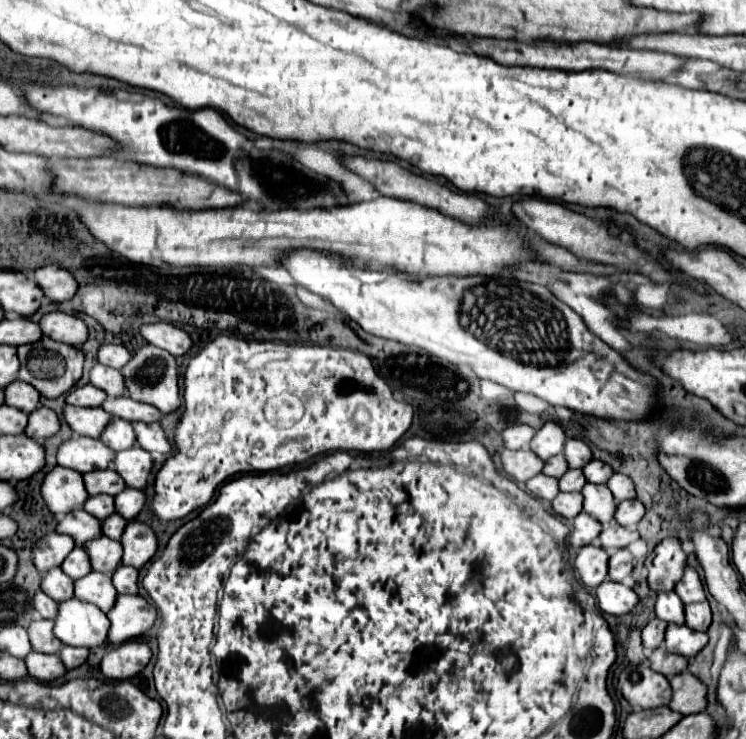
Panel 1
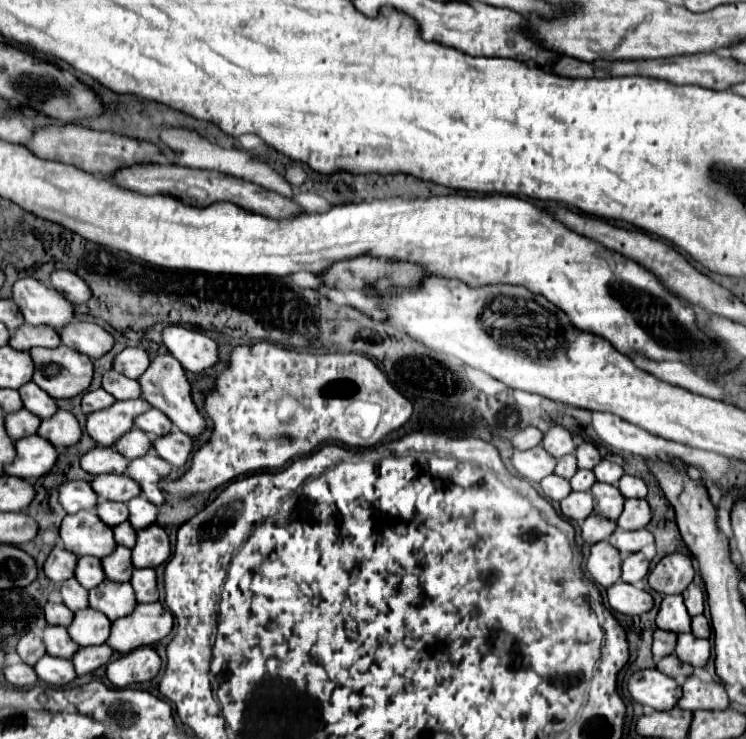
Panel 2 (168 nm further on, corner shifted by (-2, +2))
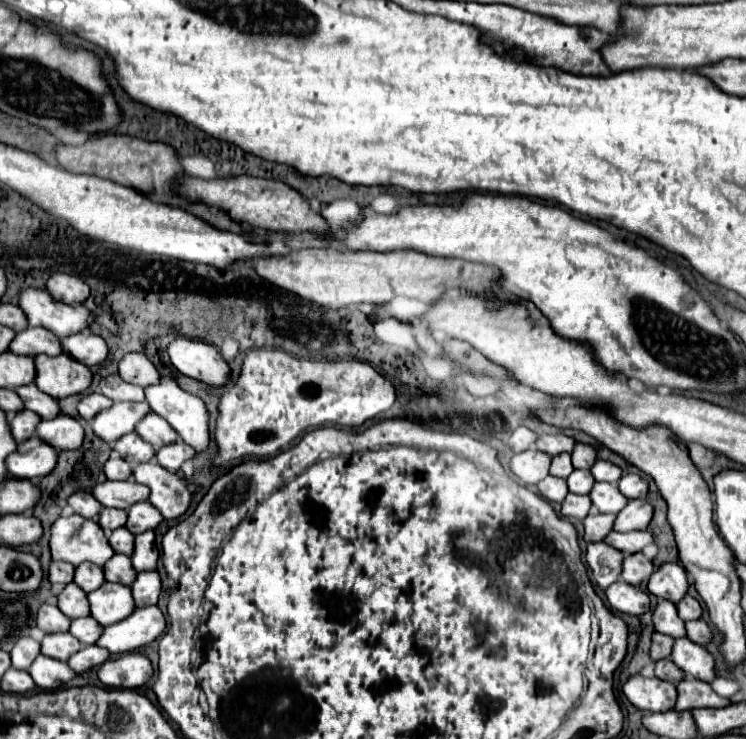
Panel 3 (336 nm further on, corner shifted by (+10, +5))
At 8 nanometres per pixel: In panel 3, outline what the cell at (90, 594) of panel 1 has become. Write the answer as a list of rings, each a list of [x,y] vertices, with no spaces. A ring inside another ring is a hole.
[[[104,582],[102,588],[88,594],[92,618],[98,620],[102,626],[110,626],[118,620],[128,618],[136,604],[132,602],[132,590],[124,584]]]

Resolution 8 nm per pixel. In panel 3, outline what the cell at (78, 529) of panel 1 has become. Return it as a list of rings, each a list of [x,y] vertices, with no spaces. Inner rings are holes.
[[[78,514],[60,516],[52,524],[50,550],[52,560],[70,562],[74,566],[82,562],[104,566],[104,562],[114,556],[114,550],[102,528]]]

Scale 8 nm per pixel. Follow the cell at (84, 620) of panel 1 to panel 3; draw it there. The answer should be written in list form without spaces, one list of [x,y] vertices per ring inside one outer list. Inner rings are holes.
[[[86,616],[86,618],[74,618],[72,624],[70,624],[70,632],[72,636],[76,636],[82,644],[96,644],[100,634],[102,634],[102,626],[92,618],[92,616]]]

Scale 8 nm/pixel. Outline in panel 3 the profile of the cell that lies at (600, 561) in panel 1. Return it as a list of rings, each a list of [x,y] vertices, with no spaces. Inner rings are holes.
[[[606,542],[588,544],[586,560],[602,590],[606,590],[610,584],[614,584],[620,578],[624,554],[612,546],[608,546]]]

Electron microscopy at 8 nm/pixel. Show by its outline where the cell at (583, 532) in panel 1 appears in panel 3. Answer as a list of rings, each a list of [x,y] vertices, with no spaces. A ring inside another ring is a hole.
[[[588,514],[584,518],[584,540],[586,542],[604,540],[612,530],[614,520],[616,520],[614,514]]]

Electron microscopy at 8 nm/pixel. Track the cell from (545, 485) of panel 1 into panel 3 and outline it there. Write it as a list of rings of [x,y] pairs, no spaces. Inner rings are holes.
[[[546,476],[542,482],[538,482],[538,492],[550,500],[550,502],[562,502],[568,494],[568,486],[564,478],[556,478],[556,476]]]

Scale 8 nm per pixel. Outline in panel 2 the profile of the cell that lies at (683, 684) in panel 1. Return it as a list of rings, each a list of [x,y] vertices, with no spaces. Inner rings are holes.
[[[690,675],[682,685],[682,697],[678,701],[680,709],[726,709],[730,699],[722,683],[704,683],[698,675]]]

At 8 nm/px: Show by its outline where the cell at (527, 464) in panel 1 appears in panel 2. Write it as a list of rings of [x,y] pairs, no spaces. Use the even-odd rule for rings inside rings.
[[[540,445],[528,449],[528,451],[514,451],[512,455],[512,465],[528,481],[540,483],[546,475],[550,475],[556,467],[556,459],[548,455]]]

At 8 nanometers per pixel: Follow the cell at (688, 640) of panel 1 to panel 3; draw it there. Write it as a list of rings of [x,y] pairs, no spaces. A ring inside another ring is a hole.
[[[678,638],[676,640],[670,658],[690,678],[712,682],[718,676],[716,674],[716,660],[714,660],[714,656],[704,646],[694,644],[688,638]]]

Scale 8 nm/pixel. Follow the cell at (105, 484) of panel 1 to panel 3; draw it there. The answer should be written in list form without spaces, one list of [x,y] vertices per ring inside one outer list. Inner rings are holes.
[[[130,478],[130,480],[124,480],[124,482],[106,480],[102,484],[96,484],[92,488],[92,494],[106,508],[128,510],[128,506],[134,506],[136,502],[146,502],[150,490]]]

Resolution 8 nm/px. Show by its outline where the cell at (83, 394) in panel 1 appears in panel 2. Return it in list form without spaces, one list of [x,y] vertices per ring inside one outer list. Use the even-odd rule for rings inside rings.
[[[96,389],[96,391],[88,391],[82,395],[82,411],[84,413],[92,413],[92,411],[100,411],[100,409],[106,409],[114,403],[116,399],[106,393],[104,389]]]

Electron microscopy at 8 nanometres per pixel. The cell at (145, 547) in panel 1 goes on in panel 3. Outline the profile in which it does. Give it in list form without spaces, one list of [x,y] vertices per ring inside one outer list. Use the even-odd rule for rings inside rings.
[[[144,532],[136,536],[136,548],[132,554],[134,568],[140,570],[156,570],[158,566],[158,548],[154,544],[154,532]]]

